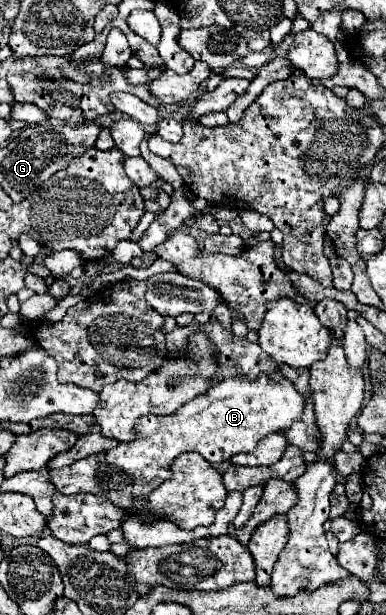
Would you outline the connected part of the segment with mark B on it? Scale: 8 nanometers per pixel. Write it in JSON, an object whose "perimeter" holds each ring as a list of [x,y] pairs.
{"perimeter":[[[265,374],[257,376],[255,380],[251,376],[233,376],[233,378],[217,382],[209,392],[205,392],[205,396],[197,396],[197,398],[185,402],[173,414],[167,414],[167,416],[155,416],[155,414],[141,416],[135,424],[135,428],[137,428],[137,438],[135,440],[131,440],[127,444],[121,442],[117,448],[111,448],[107,452],[101,452],[101,454],[87,456],[87,458],[77,460],[75,464],[65,466],[61,470],[49,470],[49,480],[55,484],[55,488],[59,492],[91,492],[95,496],[109,498],[115,506],[119,506],[125,512],[125,518],[121,522],[123,538],[131,546],[137,546],[137,548],[157,546],[157,548],[161,548],[161,546],[171,546],[171,544],[193,542],[197,538],[207,538],[207,536],[217,538],[217,536],[227,534],[229,524],[237,516],[243,501],[241,492],[229,492],[227,502],[217,512],[215,522],[209,528],[195,528],[195,530],[181,530],[177,524],[173,524],[169,520],[157,518],[153,514],[139,514],[139,510],[135,508],[135,498],[147,498],[149,492],[153,492],[153,488],[157,488],[159,484],[169,480],[171,478],[171,462],[177,456],[181,456],[185,452],[199,452],[207,462],[219,464],[219,462],[229,460],[233,454],[253,452],[257,442],[263,440],[265,436],[291,428],[291,424],[301,418],[303,410],[305,410],[305,398],[295,390],[295,384],[287,378],[277,382],[277,380],[271,380]]]}

